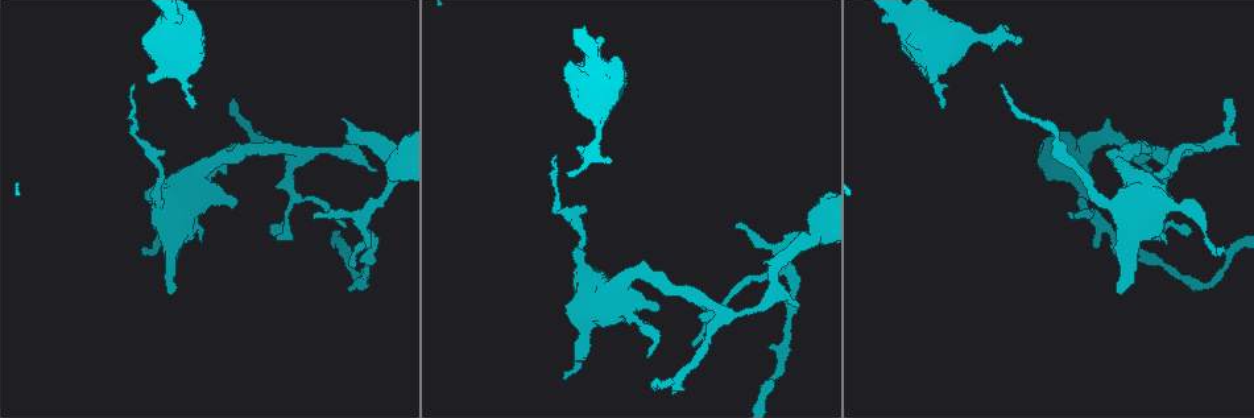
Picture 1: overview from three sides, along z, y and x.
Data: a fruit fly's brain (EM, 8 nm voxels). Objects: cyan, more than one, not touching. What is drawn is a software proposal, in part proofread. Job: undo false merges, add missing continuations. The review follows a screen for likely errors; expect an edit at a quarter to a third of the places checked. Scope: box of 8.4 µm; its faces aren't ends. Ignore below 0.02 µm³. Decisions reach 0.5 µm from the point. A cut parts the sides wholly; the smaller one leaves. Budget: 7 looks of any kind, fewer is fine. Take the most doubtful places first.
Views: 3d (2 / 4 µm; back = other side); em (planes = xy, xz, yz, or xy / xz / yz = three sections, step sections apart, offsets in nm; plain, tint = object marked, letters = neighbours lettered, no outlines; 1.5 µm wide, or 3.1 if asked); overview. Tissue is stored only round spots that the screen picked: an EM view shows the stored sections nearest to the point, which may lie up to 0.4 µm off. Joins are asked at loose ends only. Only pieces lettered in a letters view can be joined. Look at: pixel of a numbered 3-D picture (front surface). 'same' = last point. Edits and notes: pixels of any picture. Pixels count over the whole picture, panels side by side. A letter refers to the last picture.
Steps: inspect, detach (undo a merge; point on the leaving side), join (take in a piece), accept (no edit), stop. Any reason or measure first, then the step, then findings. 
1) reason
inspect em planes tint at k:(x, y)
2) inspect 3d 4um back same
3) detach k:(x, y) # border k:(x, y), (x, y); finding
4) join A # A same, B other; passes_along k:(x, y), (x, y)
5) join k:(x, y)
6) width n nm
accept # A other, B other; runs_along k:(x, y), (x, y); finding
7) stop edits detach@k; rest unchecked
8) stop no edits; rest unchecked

thick end
inspect 3d 2um at 1:(938, 75)

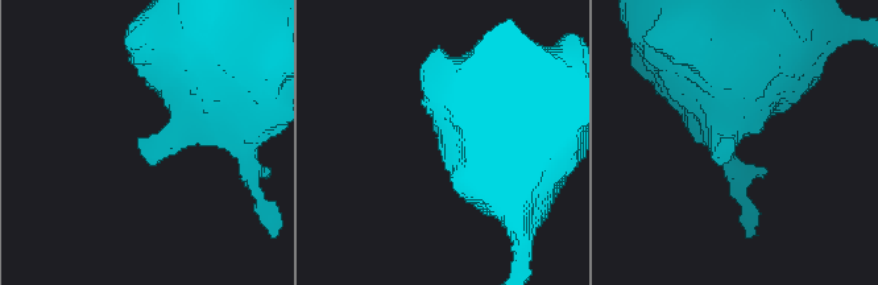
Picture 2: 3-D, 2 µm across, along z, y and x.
need the tissue
inspect em planes letters at 2:(434, 130)

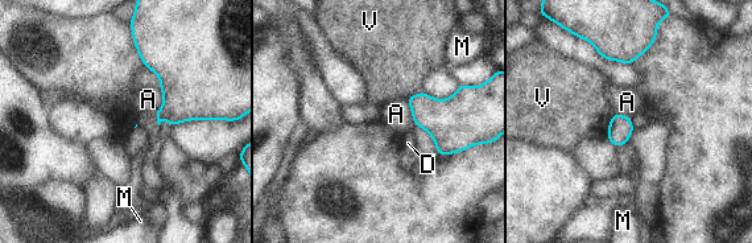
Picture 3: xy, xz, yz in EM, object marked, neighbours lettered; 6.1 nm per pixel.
accept # A other, D other, M other, V other; border 3:(405, 98), (414, 126); none of them fits

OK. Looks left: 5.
tapers out
inspect 3d 2um at 1:(375, 170)

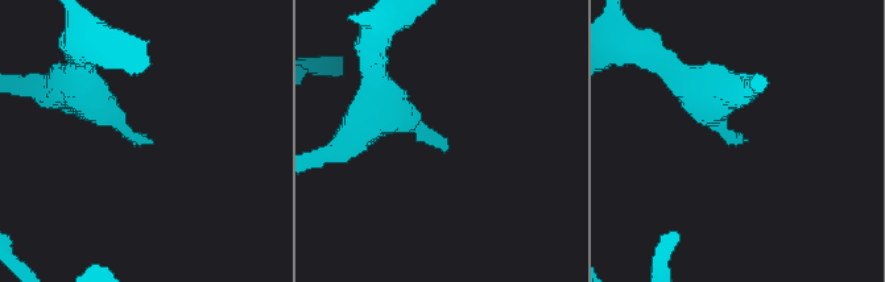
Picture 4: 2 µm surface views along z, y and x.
need the tissue
inspect em xz step 4 tint at 4:(145, 142)

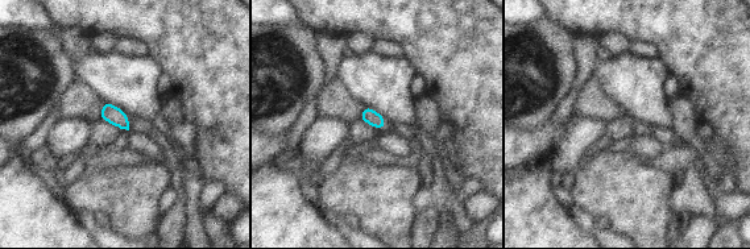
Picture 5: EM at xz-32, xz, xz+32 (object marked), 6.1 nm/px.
another direction
inspect em planes letters same

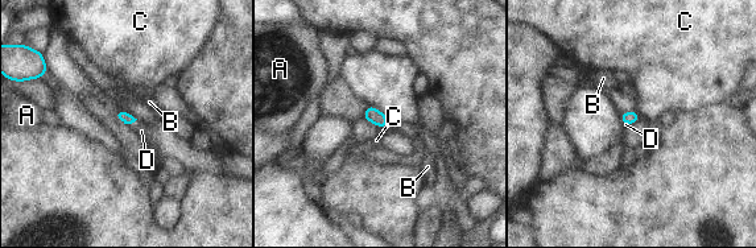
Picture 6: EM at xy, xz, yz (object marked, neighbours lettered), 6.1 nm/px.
longest_contact D 70 nm
join D # A other, B other, C other, D same; passes_along 6:(123, 116), (131, 123), (137, 127); the neuron continues

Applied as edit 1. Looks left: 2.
tapers out
inspect 3d 4um at 1:(1224, 101)

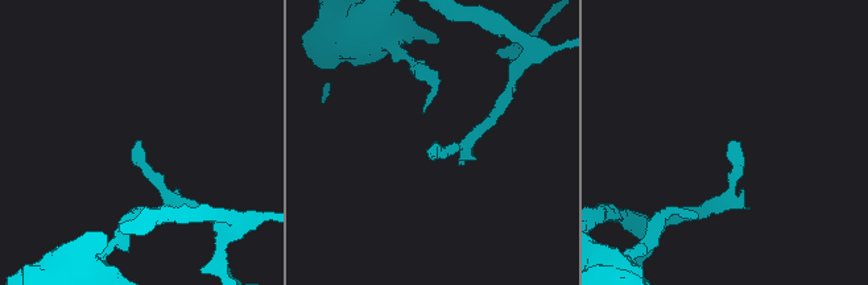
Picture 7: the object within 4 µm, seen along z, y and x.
shape alone is not enough
inspect em planes letters at 7:(436, 146)

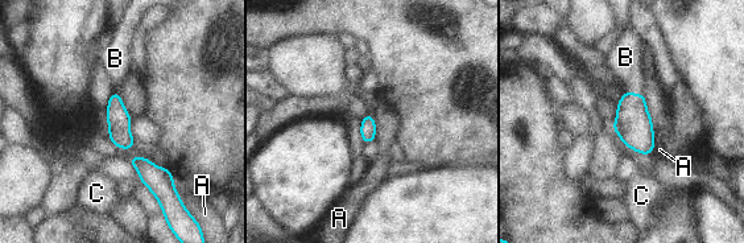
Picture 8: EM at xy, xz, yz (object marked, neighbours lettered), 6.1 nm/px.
width 100 nm
join B # A other, B same, C other; passes_along 8:(633, 124), (633, 93), (625, 57); the neuron continues

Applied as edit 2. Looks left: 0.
stop edits join@6, join@8; rest unchecked

